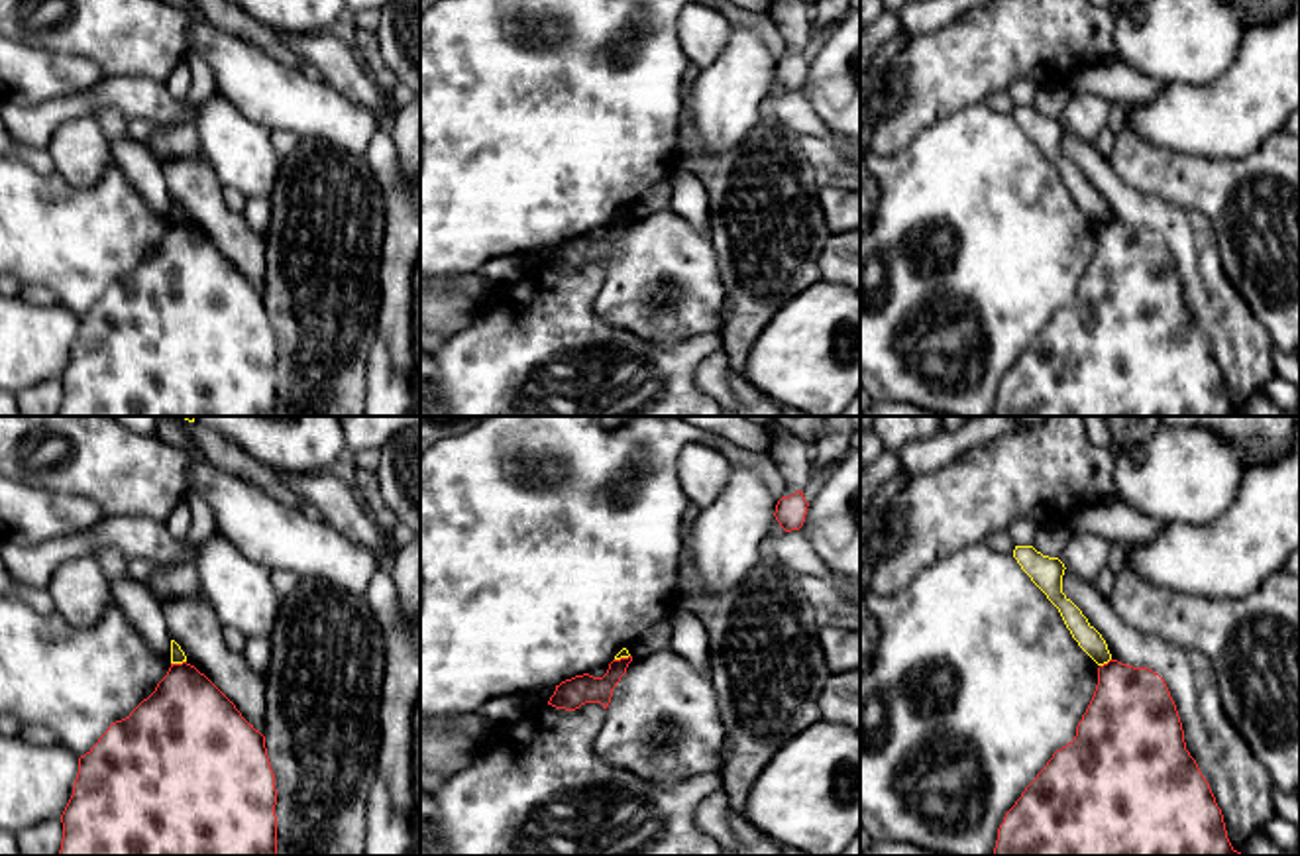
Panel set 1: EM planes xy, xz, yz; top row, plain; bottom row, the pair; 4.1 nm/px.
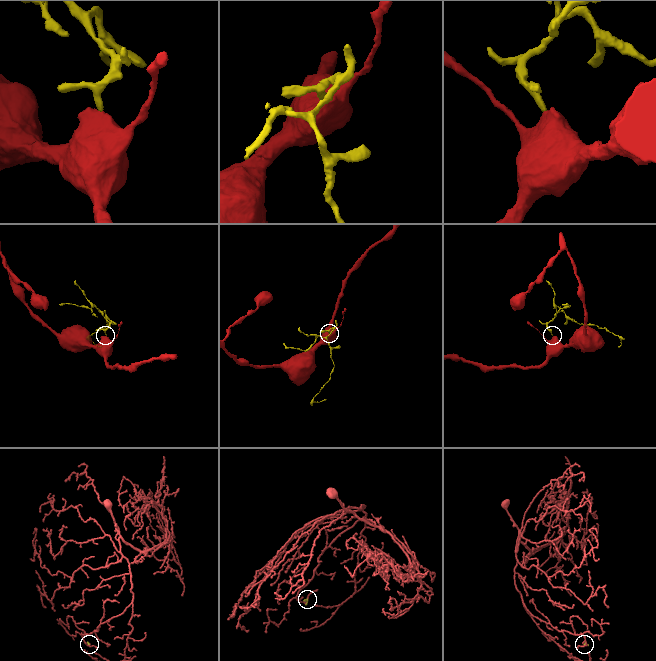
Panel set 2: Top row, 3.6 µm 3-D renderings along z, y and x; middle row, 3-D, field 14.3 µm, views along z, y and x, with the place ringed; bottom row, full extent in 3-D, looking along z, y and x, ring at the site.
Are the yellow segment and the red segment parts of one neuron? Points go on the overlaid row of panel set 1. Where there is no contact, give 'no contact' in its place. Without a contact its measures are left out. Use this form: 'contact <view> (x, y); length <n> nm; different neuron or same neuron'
contact xy (177, 662); length 70 nm; different neuron

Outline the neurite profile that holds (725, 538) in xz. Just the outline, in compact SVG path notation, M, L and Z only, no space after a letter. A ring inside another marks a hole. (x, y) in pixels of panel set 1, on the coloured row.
M731 465L725 491L685 530L685 550L699 571L703 593L719 595L740 583L760 562L778 501L750 467Z

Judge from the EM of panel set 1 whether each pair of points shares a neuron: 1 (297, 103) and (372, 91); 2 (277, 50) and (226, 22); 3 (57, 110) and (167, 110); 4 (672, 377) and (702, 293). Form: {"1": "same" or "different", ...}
{"1": "different", "2": "same", "3": "same", "4": "different"}

